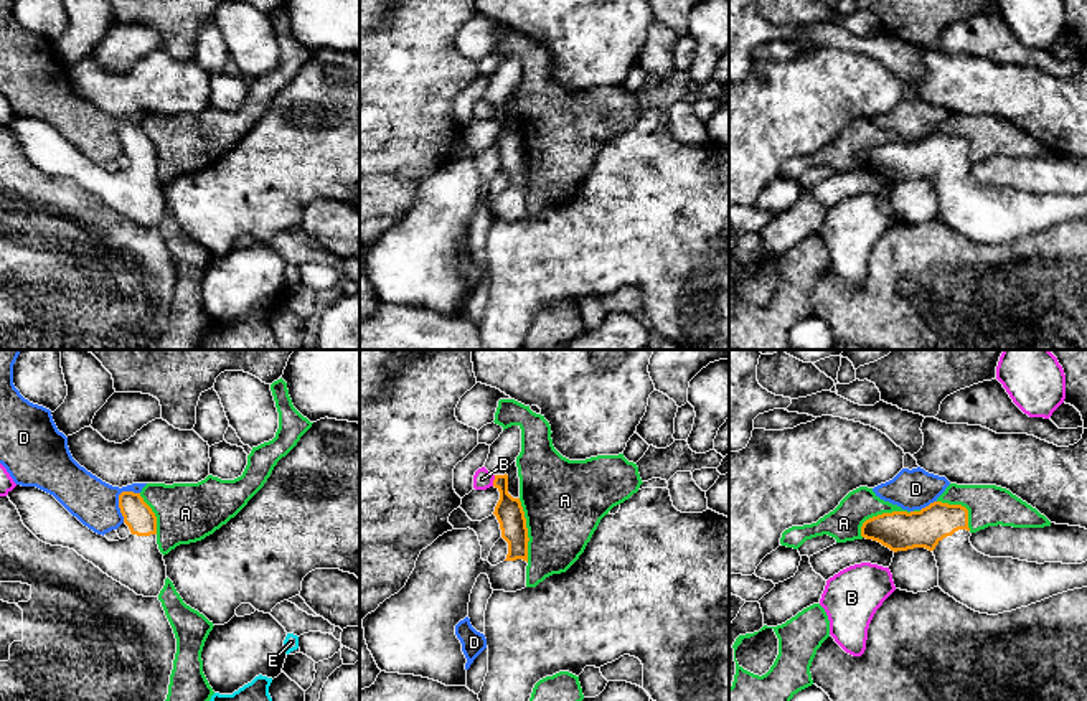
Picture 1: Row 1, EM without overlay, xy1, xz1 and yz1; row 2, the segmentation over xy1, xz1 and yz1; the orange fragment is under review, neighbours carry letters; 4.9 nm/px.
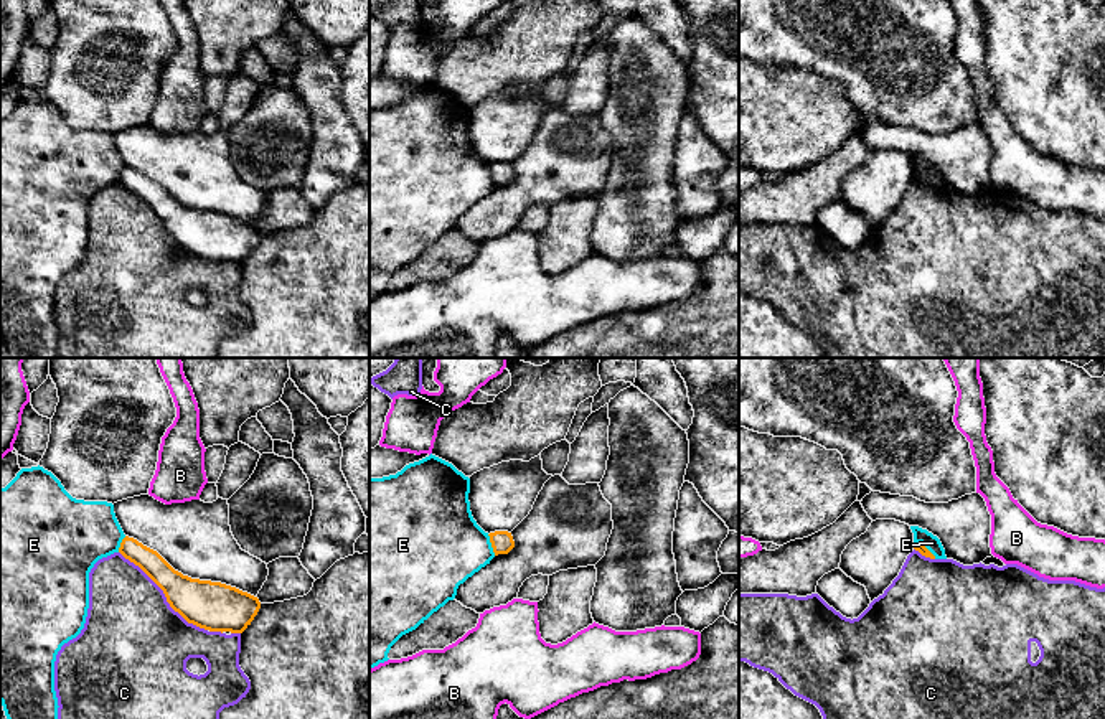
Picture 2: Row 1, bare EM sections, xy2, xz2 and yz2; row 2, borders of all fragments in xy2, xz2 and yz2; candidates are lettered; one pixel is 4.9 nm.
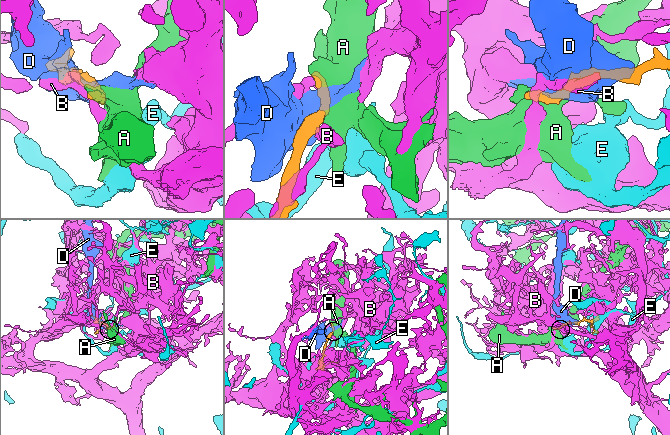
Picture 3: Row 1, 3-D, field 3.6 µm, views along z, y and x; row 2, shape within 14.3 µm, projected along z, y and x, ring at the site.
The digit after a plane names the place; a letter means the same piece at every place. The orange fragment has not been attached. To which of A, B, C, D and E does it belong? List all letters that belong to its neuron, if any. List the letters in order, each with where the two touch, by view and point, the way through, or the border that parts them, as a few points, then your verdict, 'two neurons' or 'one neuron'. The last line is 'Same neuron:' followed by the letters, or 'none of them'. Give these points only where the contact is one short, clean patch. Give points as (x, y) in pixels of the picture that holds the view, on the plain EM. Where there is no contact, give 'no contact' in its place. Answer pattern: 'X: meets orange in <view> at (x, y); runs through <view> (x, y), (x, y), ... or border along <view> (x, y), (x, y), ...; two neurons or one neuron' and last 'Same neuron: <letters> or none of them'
A: meets orange in xz1 at (527, 160); two neurons
B: meets orange in xz1 at (494, 111); two neurons
C: meets orange in xy2 at (165, 226); two neurons
D: meets orange in xy1 at (119, 129); two neurons
E: meets orange in yz2 at (926, 178); border along yz2 (914, 172), (919, 172), (935, 188); two neurons
Same neuron: none of them

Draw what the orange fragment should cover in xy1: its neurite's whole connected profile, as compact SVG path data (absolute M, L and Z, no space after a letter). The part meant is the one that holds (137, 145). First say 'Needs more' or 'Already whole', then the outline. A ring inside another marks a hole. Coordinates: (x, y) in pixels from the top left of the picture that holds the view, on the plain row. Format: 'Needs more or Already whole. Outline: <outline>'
Needs more. Outline: M16 115L7 127L40 172L74 180L137 226L158 228L167 196L157 175L157 147L140 124L119 125L119 139L130 160L130 165L119 172L94 163L53 125L36 117Z

